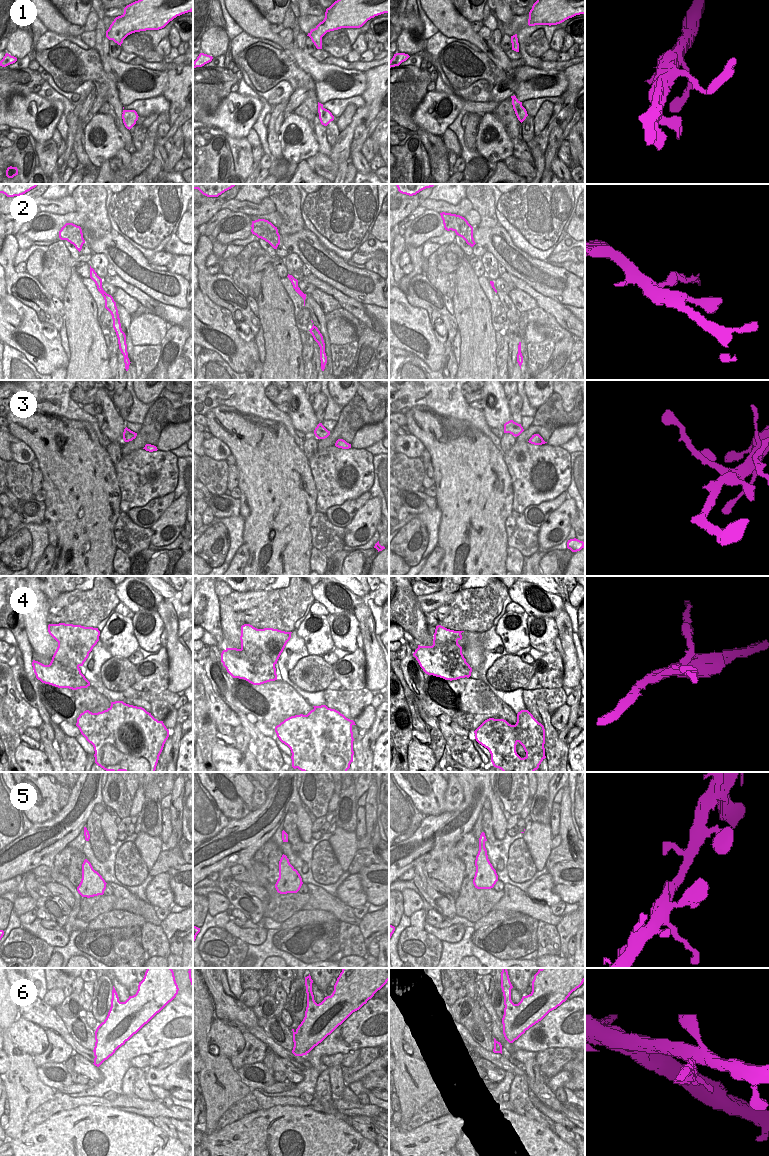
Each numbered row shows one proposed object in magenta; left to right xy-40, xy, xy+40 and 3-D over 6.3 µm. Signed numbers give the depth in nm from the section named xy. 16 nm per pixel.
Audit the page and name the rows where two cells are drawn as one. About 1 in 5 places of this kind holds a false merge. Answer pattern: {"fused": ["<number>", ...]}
{"fused": ["2", "4", "6"]}

